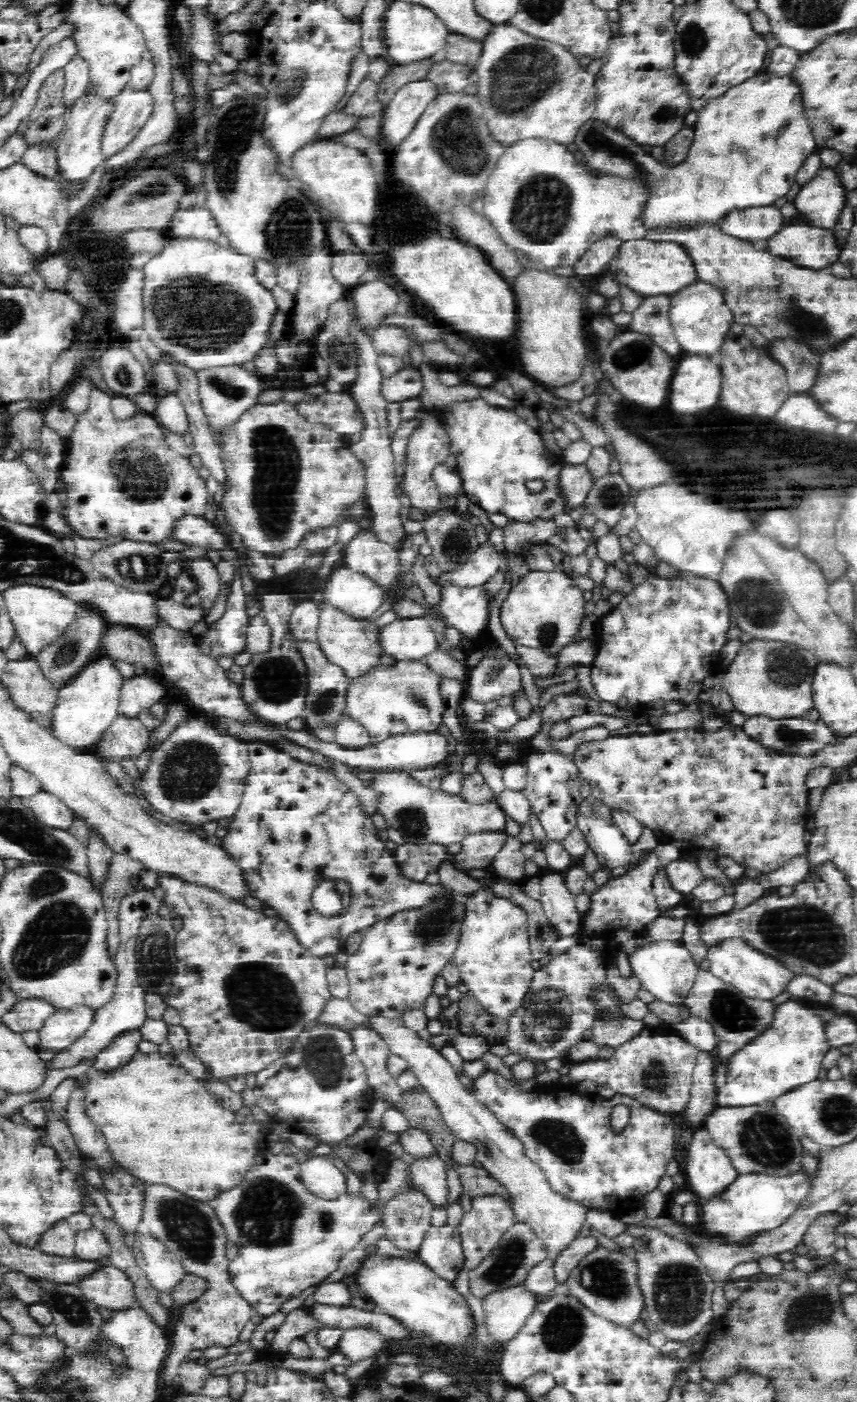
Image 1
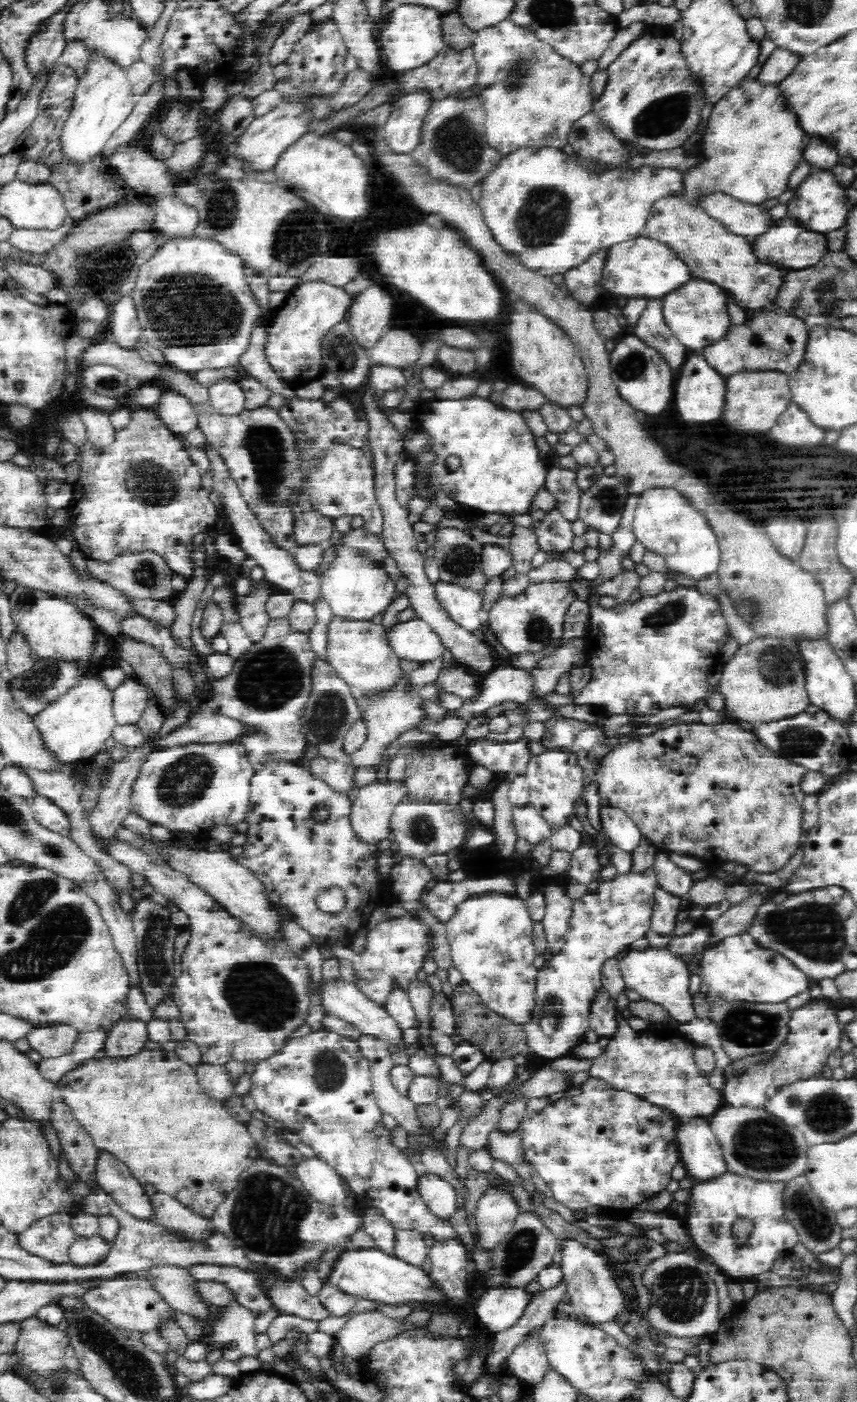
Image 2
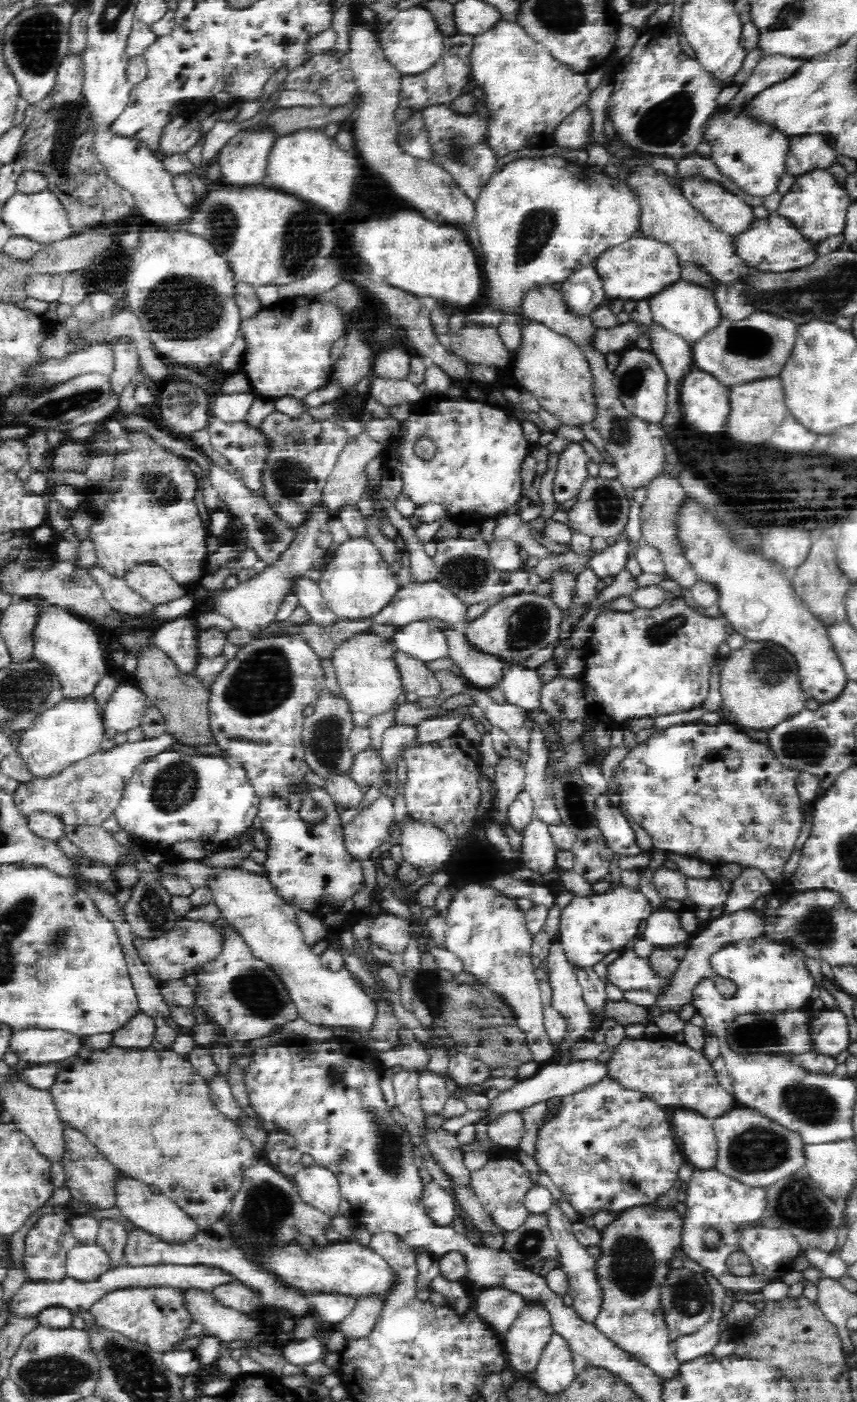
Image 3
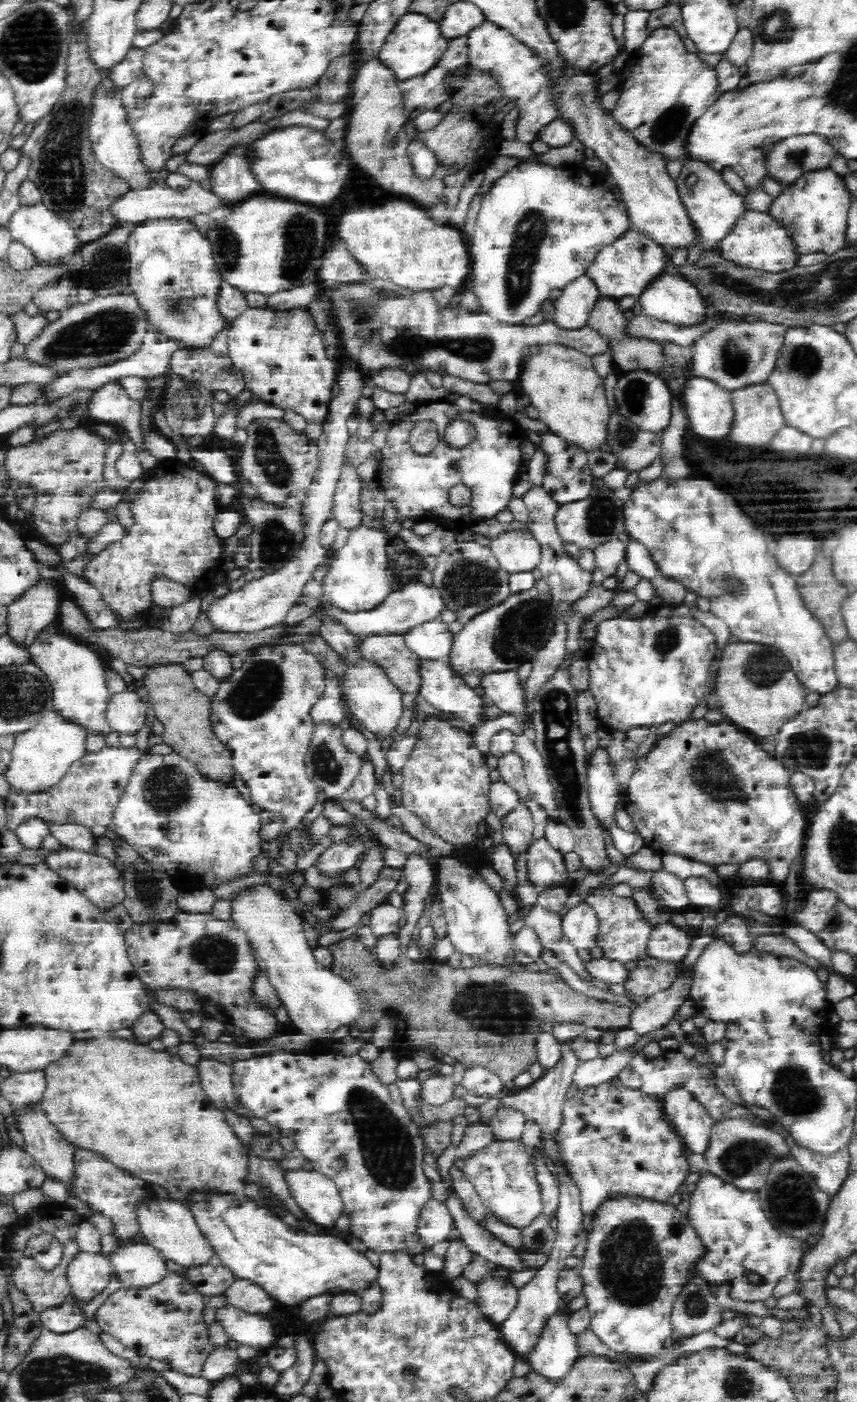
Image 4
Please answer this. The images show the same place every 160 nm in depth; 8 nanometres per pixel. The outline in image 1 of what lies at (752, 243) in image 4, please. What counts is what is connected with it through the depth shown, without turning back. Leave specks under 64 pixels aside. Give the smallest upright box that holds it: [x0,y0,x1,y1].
[763,223,841,270]

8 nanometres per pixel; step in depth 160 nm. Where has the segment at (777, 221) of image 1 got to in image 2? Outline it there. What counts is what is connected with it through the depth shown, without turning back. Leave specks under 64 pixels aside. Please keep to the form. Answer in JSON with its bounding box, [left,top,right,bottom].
[702,192,775,241]

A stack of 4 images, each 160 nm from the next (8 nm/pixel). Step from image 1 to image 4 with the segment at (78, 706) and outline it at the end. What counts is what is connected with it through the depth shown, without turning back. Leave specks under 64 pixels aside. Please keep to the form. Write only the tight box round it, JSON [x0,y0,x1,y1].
[4,709,88,794]

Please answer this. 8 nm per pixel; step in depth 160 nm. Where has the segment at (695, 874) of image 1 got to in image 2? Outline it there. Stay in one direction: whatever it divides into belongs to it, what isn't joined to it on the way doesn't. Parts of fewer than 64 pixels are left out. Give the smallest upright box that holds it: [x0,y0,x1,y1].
[653,851,695,899]

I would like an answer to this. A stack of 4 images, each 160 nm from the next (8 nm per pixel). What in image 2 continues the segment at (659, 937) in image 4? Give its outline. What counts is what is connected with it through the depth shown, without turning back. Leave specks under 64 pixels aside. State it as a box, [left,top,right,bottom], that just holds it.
[650,887,686,936]

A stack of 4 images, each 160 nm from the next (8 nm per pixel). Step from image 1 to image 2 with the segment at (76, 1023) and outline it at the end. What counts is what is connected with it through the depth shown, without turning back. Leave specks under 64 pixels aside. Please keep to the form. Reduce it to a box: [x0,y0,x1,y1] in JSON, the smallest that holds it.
[26,1024,78,1058]

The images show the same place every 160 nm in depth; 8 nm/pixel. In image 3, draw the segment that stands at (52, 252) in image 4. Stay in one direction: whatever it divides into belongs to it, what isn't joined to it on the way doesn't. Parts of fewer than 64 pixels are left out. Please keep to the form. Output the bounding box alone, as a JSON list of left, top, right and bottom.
[2,188,74,245]

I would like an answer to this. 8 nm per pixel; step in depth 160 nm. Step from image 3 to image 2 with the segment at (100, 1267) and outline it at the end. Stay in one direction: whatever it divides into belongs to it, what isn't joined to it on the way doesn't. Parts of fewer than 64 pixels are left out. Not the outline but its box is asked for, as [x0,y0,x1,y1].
[69,1233,111,1268]

